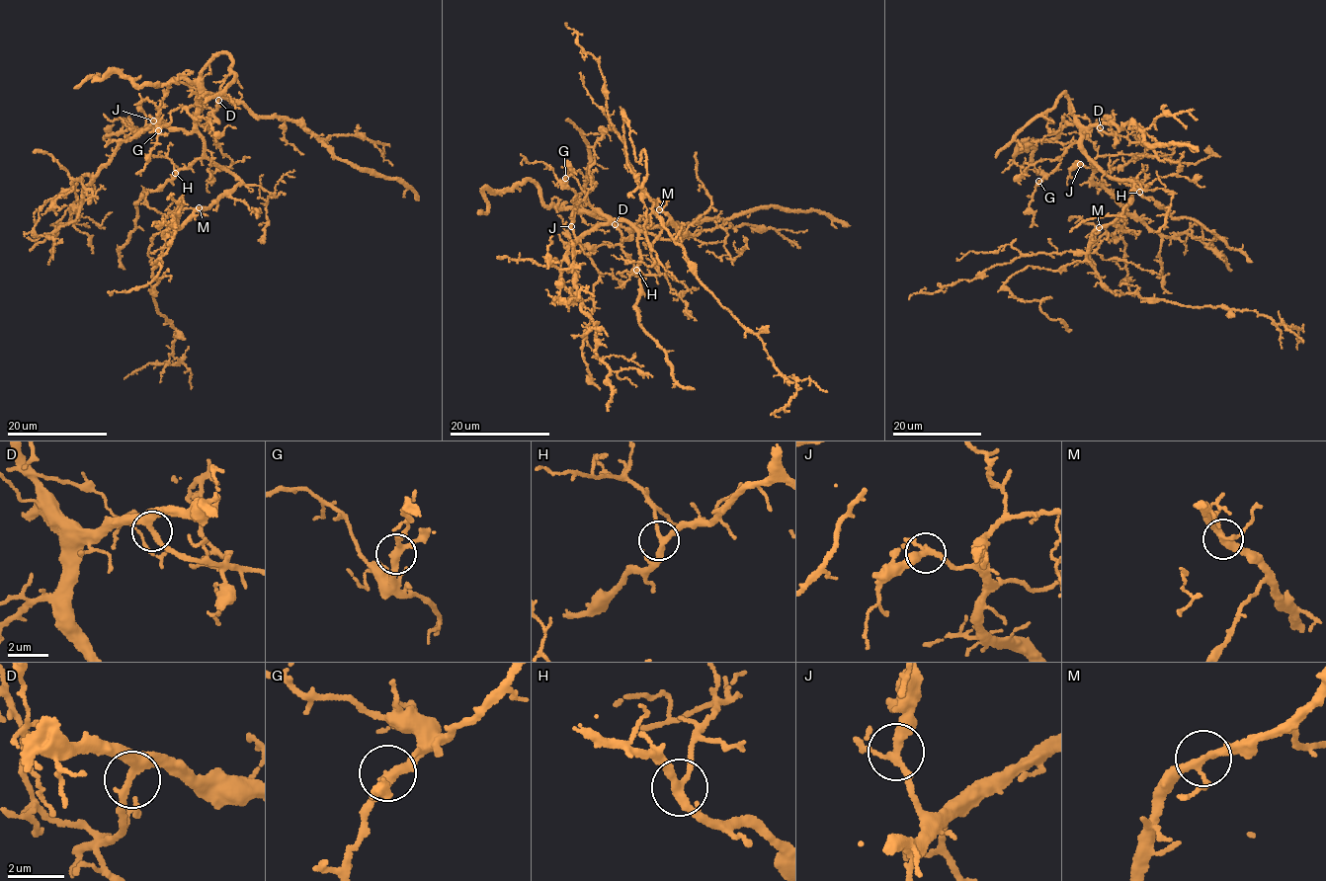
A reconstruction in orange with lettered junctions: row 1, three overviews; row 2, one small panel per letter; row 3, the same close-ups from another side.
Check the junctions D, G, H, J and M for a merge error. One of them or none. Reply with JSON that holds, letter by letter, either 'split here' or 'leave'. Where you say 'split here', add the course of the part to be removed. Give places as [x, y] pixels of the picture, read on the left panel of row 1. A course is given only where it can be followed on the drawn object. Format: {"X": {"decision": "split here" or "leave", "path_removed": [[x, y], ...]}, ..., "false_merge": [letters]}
{"D": {"decision": "leave"}, "G": {"decision": "leave"}, "H": {"decision": "leave"}, "J": {"decision": "leave"}, "M": {"decision": "leave"}, "false_merge": []}

